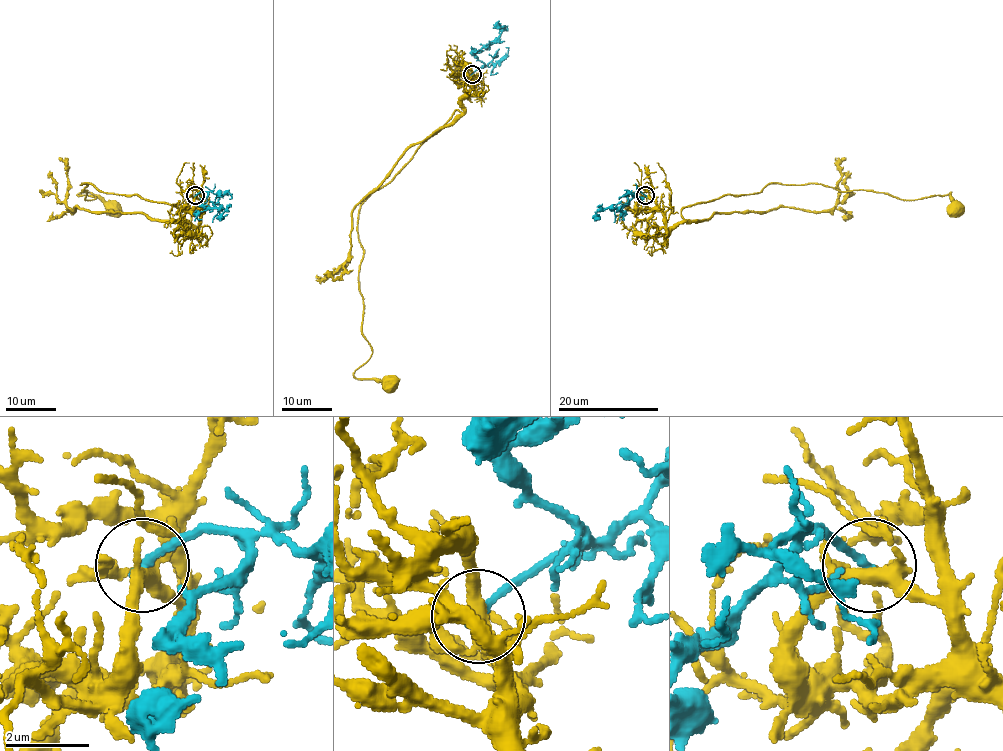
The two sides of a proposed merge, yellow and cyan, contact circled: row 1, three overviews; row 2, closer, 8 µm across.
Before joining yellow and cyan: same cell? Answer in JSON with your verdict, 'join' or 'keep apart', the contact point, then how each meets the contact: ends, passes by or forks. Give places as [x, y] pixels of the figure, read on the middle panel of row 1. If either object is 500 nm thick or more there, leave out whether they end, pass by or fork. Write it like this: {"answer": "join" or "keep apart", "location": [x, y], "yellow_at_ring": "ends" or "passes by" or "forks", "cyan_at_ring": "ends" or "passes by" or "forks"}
{"answer": "keep apart", "location": [472, 74], "yellow_at_ring": "forks", "cyan_at_ring": "ends"}

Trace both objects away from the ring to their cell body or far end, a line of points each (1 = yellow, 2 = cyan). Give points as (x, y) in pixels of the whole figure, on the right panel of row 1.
1: (645, 196), (668, 232), (683, 219), (684, 207), (778, 183), (906, 199), (950, 192), (956, 207)
2: (645, 196), (637, 192), (626, 203), (599, 211), (597, 214)

